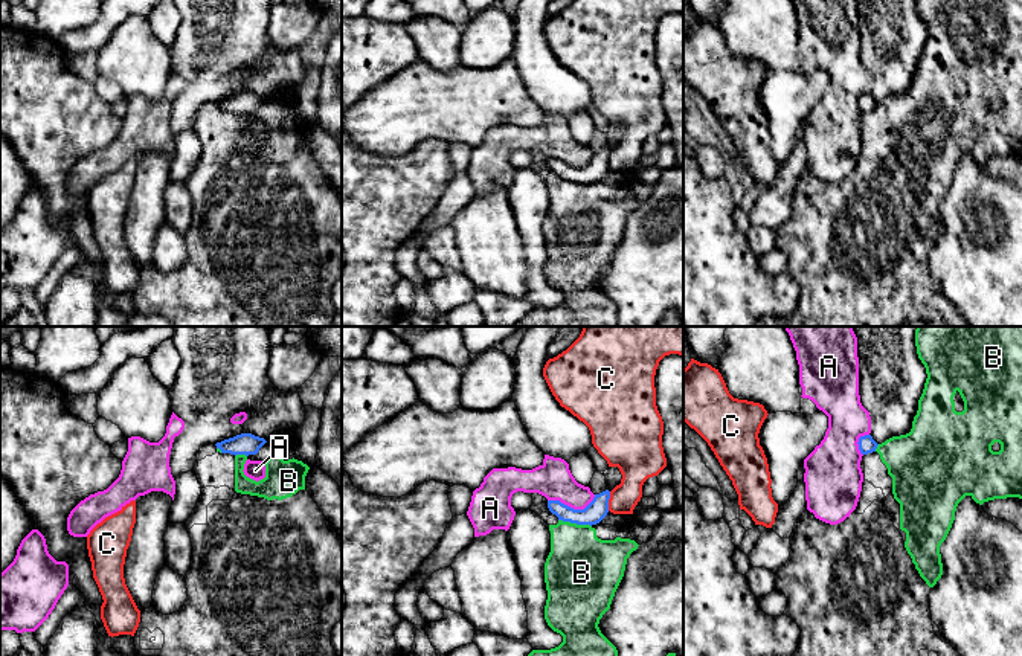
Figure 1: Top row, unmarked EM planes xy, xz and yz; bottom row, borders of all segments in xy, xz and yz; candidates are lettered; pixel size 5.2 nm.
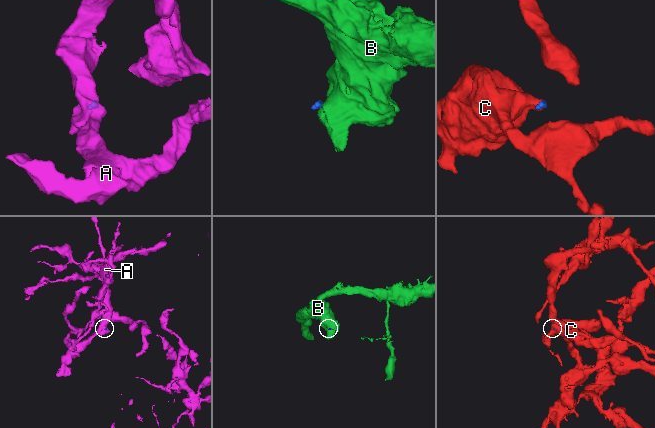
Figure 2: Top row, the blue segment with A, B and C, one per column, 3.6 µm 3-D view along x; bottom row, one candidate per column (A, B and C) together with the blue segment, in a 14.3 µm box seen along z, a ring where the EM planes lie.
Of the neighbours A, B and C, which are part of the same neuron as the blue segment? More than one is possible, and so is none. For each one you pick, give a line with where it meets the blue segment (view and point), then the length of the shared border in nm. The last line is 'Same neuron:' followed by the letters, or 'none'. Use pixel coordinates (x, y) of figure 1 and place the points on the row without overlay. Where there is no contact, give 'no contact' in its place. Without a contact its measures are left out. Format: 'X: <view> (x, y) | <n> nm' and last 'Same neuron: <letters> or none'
Same neuron: none

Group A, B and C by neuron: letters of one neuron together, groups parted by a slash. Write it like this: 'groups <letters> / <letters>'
groups A / B / C

